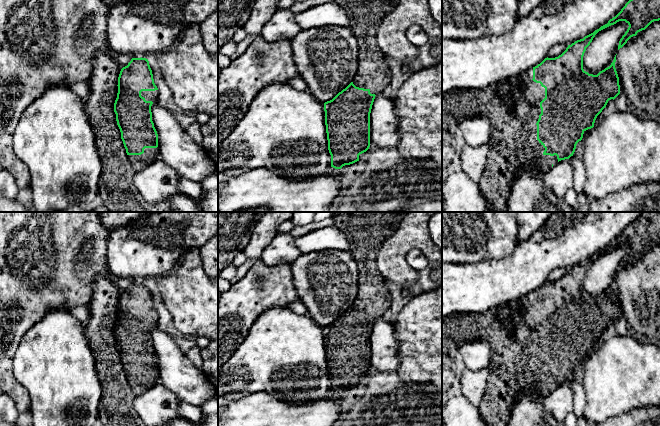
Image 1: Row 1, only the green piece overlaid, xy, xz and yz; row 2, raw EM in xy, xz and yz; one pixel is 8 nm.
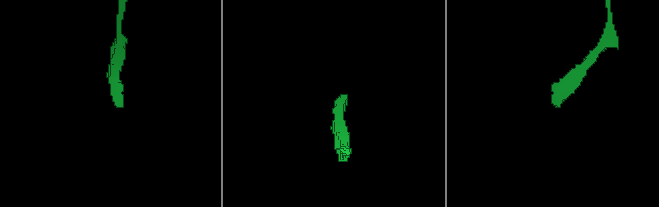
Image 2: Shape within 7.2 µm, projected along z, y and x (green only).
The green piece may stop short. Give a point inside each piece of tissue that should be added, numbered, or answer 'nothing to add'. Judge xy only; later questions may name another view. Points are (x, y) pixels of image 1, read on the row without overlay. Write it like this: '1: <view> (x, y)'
1: xy (152, 320)

